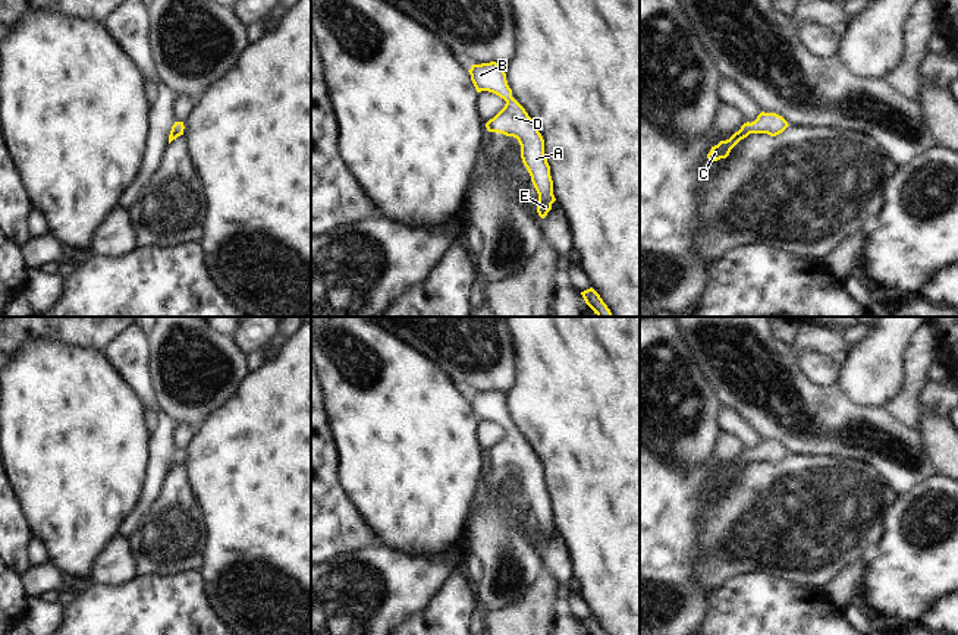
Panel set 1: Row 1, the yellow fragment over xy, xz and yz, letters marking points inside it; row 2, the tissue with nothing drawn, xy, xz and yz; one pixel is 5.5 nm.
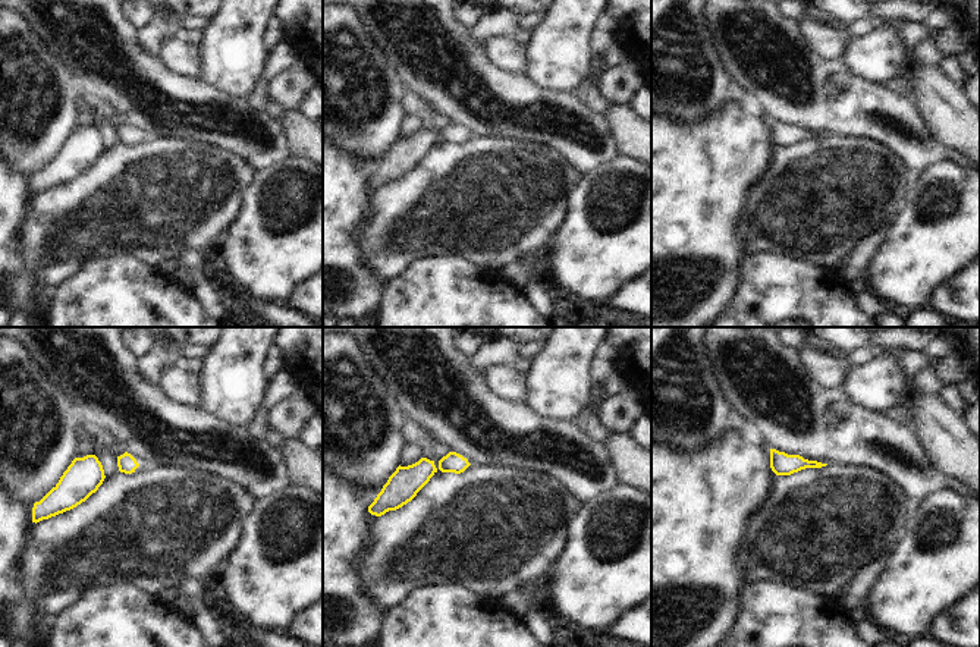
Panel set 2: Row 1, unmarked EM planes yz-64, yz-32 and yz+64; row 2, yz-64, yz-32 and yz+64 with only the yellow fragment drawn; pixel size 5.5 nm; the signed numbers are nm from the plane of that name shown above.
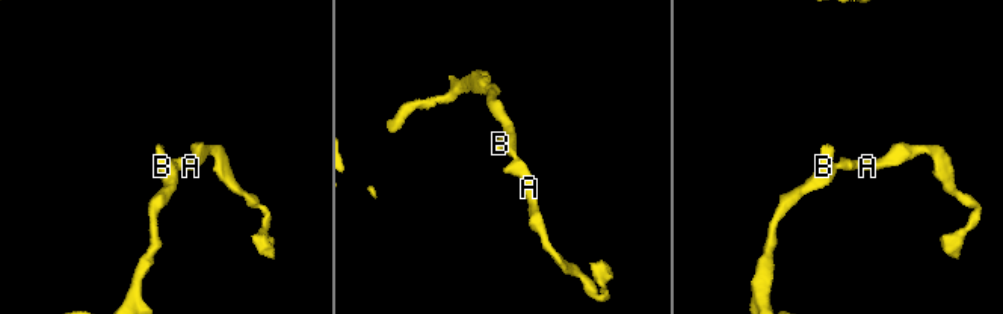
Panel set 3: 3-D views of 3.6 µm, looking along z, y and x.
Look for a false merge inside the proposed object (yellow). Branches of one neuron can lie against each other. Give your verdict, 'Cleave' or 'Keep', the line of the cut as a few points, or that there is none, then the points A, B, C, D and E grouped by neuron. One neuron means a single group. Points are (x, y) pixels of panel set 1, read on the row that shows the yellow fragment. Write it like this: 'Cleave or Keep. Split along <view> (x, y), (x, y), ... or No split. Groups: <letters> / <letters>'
Keep. No split. Groups: A B C D E.

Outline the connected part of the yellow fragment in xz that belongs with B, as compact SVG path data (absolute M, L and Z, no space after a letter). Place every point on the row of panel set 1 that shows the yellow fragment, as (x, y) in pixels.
M490 62L472 65L468 72L477 92L489 91L506 101L505 107L486 123L486 128L489 132L497 132L518 139L522 163L538 194L537 213L544 219L556 201L550 166L544 154L544 139L525 109L512 97L505 66Z

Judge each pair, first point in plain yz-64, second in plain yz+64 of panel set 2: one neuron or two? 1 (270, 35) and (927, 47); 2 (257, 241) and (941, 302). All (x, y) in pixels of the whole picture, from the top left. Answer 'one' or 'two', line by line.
1: one
2: two

